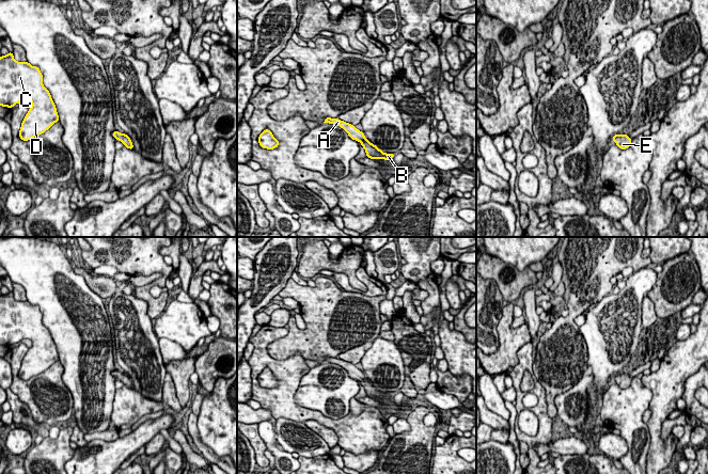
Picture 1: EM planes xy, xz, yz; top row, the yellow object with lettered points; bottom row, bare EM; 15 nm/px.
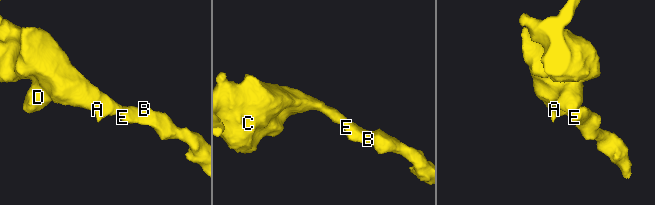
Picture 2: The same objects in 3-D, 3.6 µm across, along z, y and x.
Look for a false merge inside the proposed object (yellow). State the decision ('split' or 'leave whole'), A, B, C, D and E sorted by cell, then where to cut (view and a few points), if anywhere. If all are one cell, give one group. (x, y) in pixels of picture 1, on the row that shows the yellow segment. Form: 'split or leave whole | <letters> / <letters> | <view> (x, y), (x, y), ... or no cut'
leave whole | A B C D E | no cut

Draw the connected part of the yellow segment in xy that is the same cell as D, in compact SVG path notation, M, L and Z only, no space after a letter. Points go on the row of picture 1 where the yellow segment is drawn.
M9 52L0 57L0 106L13 108L22 100L30 100L32 107L21 123L21 140L29 141L59 122L56 105L43 85L40 68L28 61L17 62L13 52Z

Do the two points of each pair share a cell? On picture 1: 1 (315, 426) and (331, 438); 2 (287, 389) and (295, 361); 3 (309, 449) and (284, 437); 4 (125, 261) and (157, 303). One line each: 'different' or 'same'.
1: same
2: same
3: same
4: same

